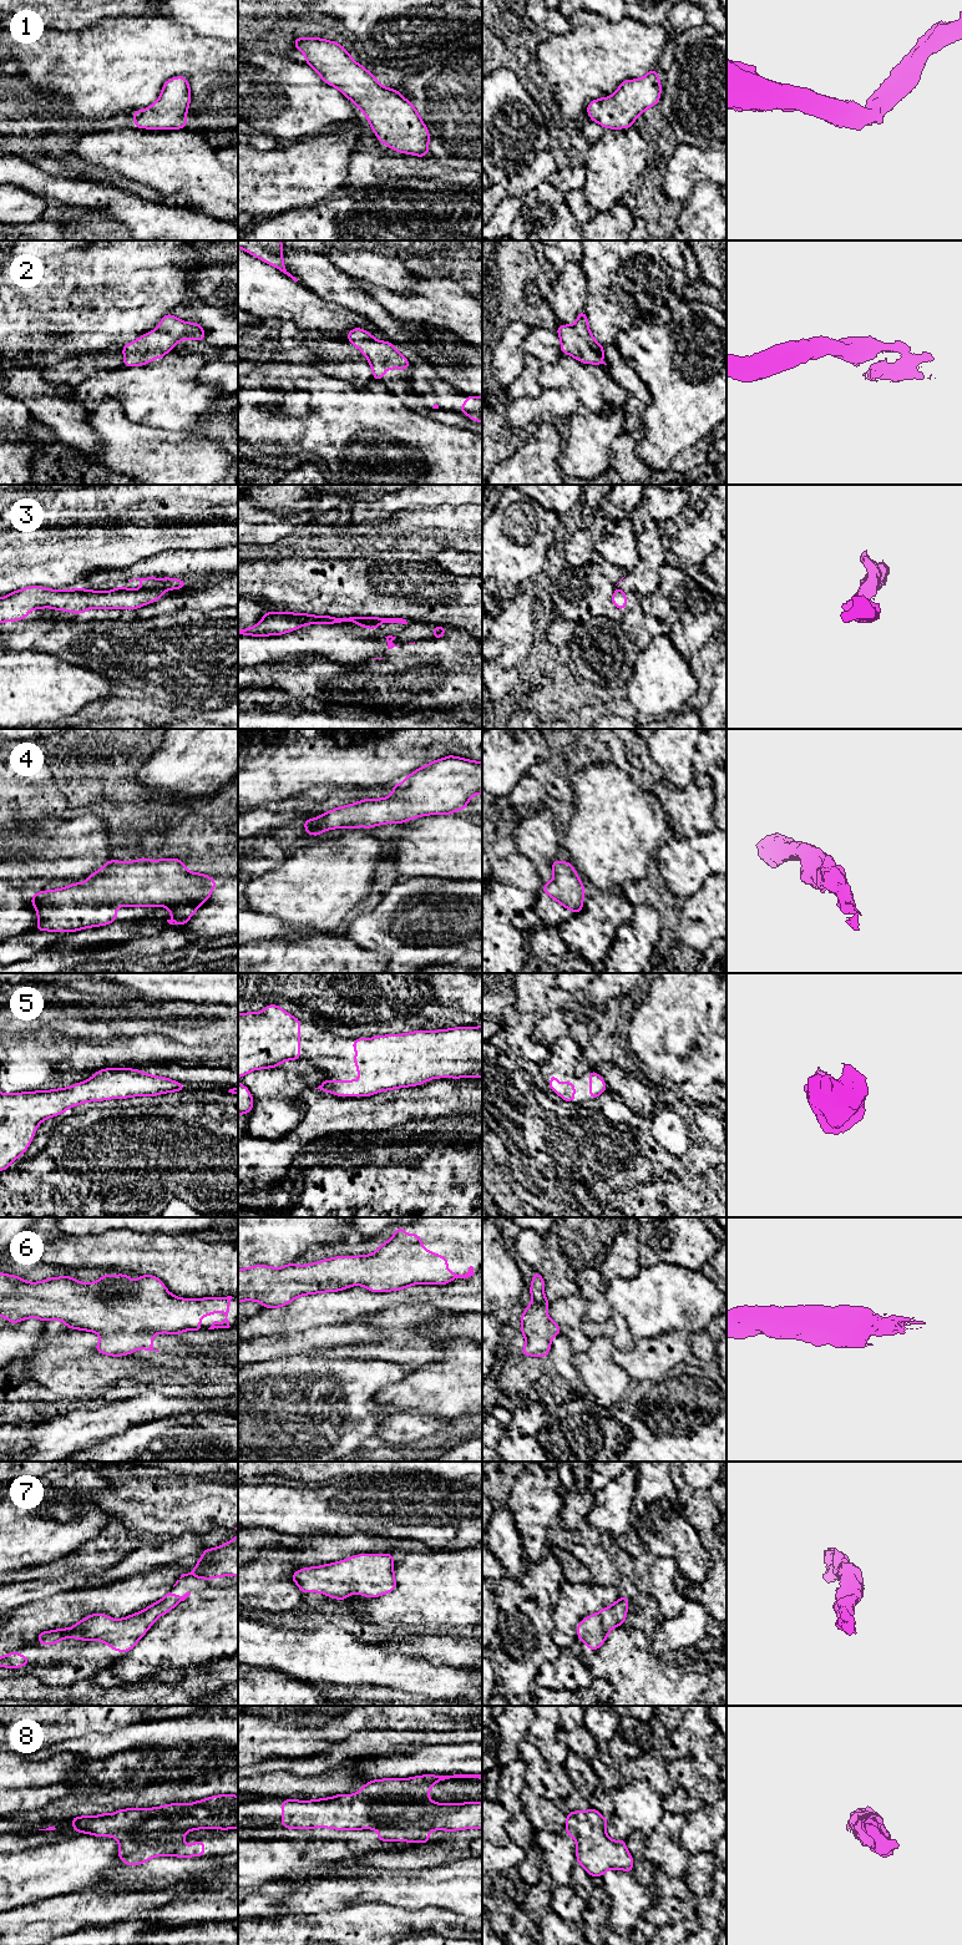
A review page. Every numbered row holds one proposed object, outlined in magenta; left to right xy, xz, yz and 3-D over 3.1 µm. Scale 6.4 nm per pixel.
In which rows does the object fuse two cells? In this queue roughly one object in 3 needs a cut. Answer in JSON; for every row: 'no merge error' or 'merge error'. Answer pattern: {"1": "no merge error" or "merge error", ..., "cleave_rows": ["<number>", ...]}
{"1": "no merge error", "2": "no merge error", "3": "merge error", "4": "no merge error", "5": "no merge error", "6": "no merge error", "7": "no merge error", "8": "no merge error", "cleave_rows": ["3"]}

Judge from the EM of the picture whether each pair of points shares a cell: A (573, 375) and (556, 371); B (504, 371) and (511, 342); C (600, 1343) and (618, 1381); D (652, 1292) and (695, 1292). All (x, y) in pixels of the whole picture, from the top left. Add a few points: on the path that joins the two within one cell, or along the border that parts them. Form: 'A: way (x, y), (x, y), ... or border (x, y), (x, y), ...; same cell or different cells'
A: way (570, 373), (560, 373); same cell
B: way (506, 364), (509, 349); same cell
C: way (600, 1352), (600, 1362), (609, 1372); same cell
D: way (663, 1292), (684, 1292); same cell

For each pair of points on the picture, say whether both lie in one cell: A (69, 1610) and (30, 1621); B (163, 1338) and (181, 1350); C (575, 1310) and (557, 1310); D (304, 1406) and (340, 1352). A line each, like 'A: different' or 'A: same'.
A: same
B: same
C: same
D: different

